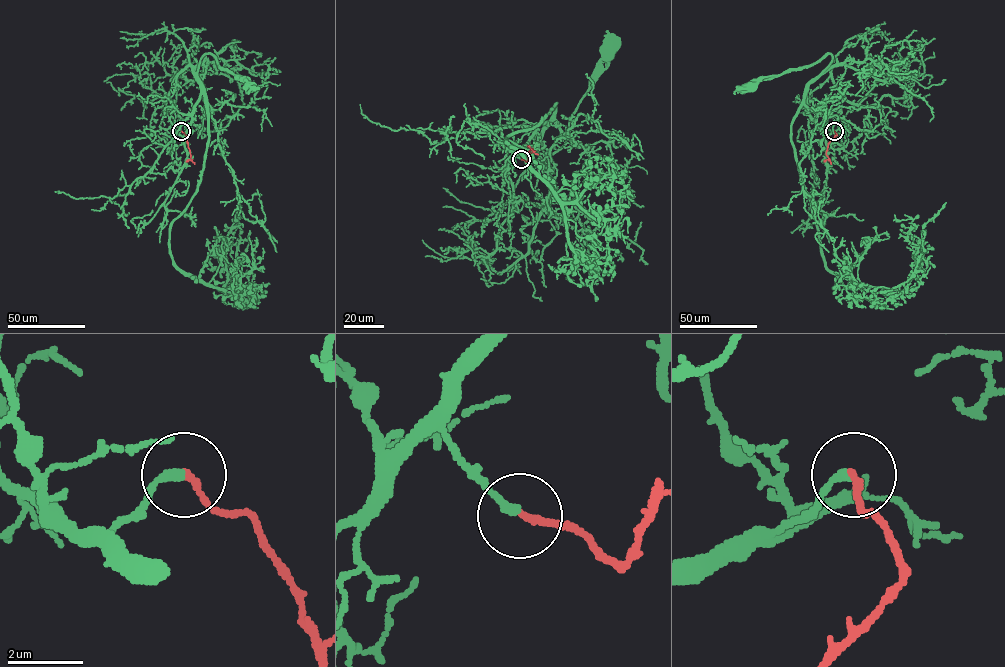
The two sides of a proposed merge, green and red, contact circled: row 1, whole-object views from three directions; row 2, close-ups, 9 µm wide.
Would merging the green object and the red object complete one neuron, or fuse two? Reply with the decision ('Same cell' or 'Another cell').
Another cell

